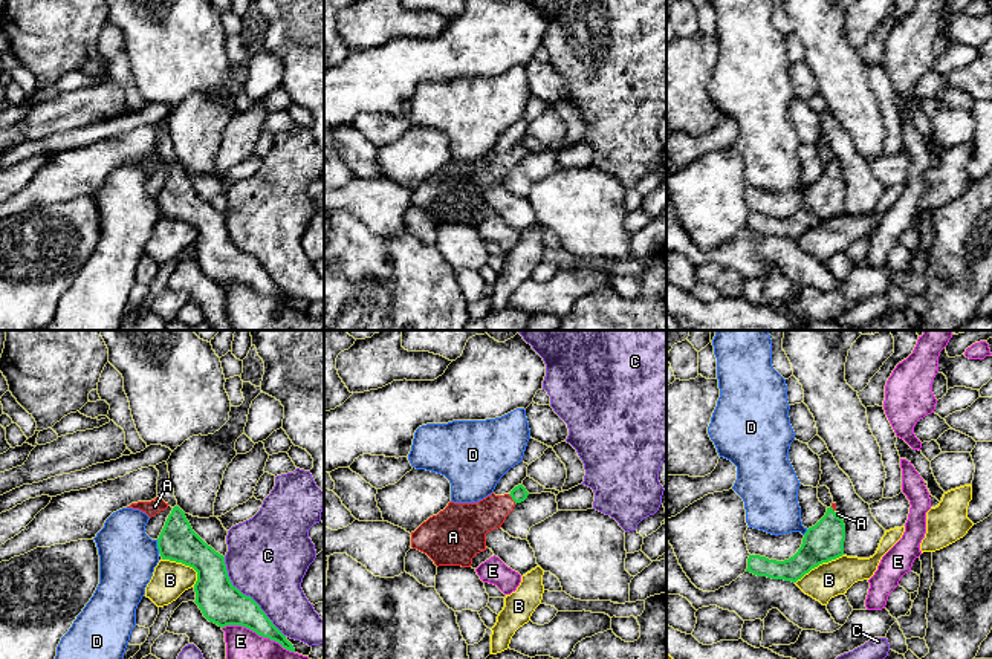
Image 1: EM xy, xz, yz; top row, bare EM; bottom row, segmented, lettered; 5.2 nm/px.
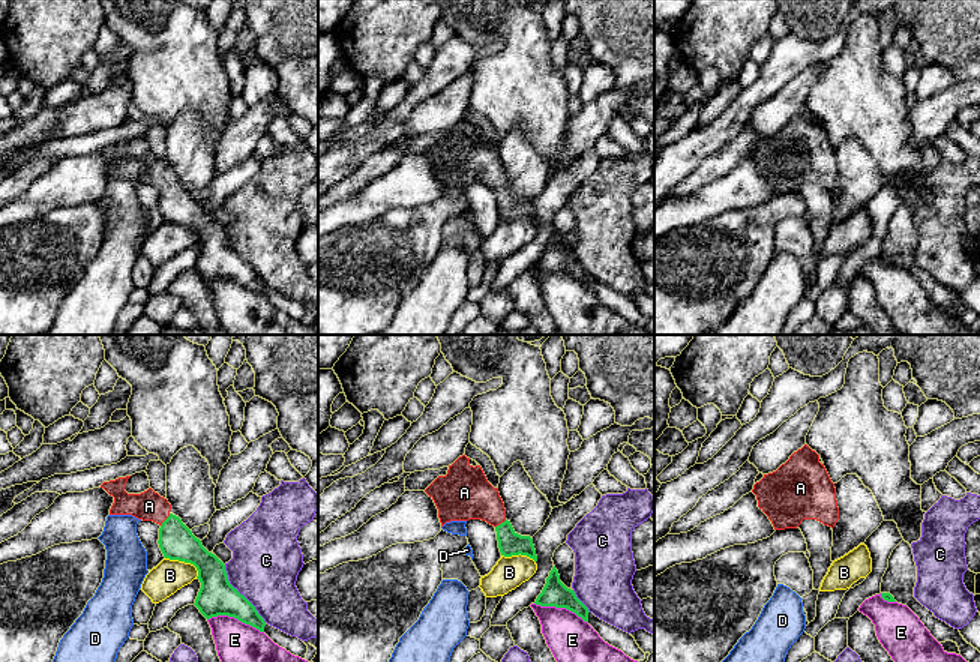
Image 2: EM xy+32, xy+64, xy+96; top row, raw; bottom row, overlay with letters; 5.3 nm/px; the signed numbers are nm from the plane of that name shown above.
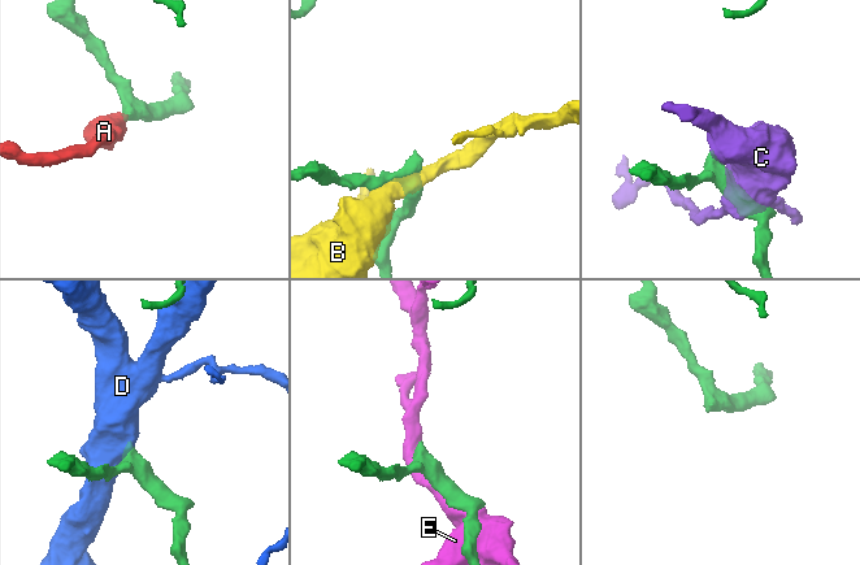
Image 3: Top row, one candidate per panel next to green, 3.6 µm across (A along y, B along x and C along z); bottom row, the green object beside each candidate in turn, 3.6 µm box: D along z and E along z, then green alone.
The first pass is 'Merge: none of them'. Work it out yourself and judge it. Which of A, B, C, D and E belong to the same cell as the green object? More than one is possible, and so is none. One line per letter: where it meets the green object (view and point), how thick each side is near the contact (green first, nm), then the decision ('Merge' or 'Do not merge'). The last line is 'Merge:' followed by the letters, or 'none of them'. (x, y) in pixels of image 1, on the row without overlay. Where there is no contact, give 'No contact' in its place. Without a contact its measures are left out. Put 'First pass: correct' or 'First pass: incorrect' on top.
First pass: incorrect
A: Touches green at xz (512, 156). Thickness 90 nm (green) against 200 nm. Merge
B: Touches green at xy (187, 222). Thickness 220 nm (green) against 190 nm. Do not merge
C: Touches green at xy (248, 254). Thickness 220 nm (green) against 440 nm. Do not merge
D: Touches green at xy (158, 204). Thickness 200 nm (green) against 300 nm. Do not merge
E: Touches green at xy (259, 292). Thickness 220 nm (green) against 320 nm. Do not merge
Merge: A

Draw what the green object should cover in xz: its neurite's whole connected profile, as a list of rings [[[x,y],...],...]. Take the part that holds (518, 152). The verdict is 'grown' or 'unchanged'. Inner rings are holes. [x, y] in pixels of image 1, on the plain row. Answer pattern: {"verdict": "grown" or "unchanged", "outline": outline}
{"verdict": "grown", "outline": [[[523,142],[509,151],[494,150],[477,161],[454,161],[430,174],[411,190],[411,205],[426,211],[434,222],[471,225],[472,216],[486,208],[486,191],[501,185],[517,161],[527,156]]]}

